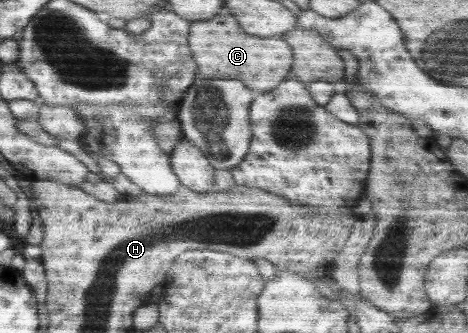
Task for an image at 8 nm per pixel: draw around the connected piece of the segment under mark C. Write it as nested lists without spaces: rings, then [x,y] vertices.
[[[215,16],[205,22],[193,22],[189,30],[189,48],[199,64],[197,78],[237,78],[247,88],[269,92],[289,78],[293,64],[292,48],[281,36],[247,36],[233,16]]]

